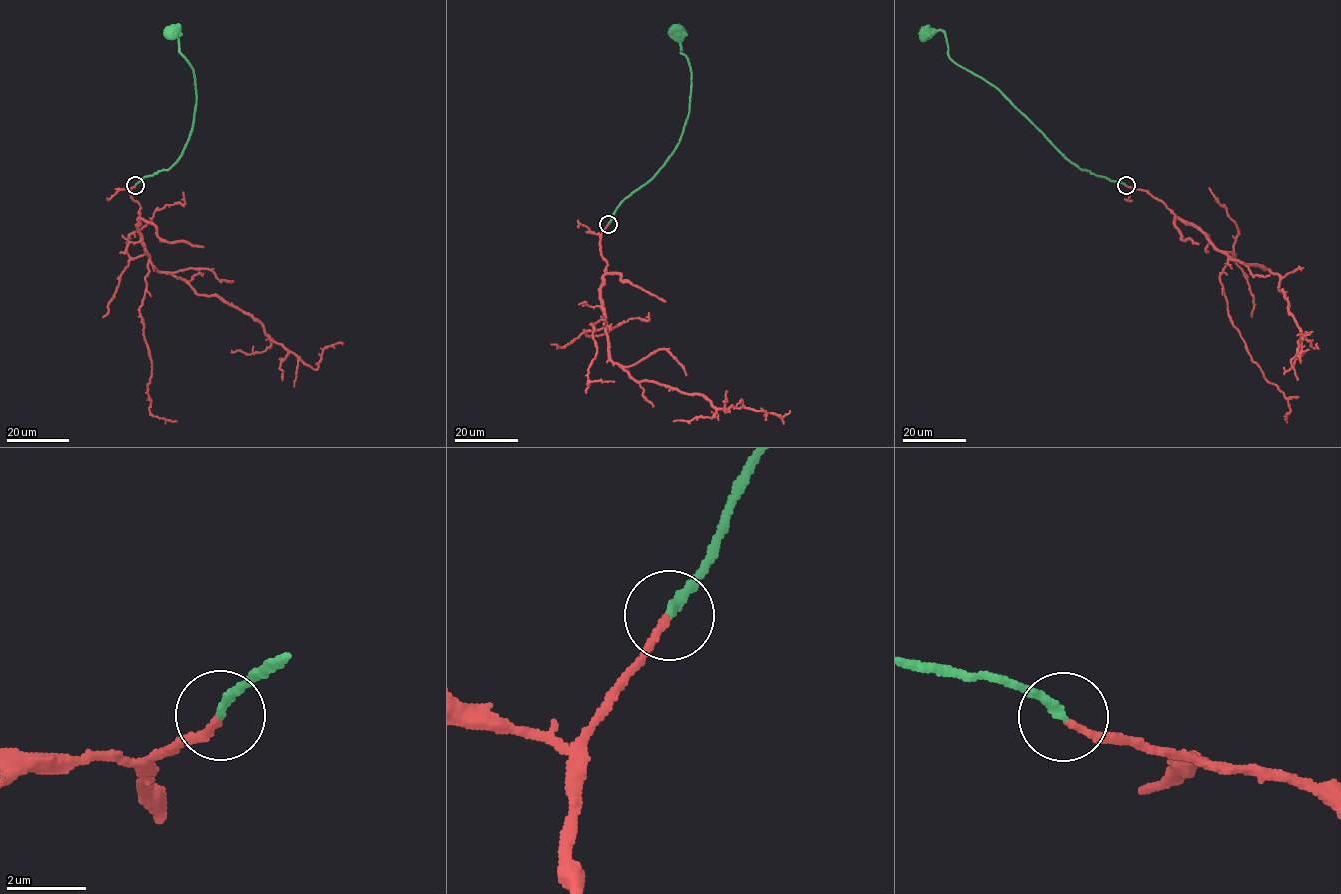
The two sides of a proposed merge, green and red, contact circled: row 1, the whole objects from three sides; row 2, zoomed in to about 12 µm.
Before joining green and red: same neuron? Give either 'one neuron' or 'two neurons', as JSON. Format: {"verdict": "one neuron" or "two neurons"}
{"verdict": "one neuron"}

